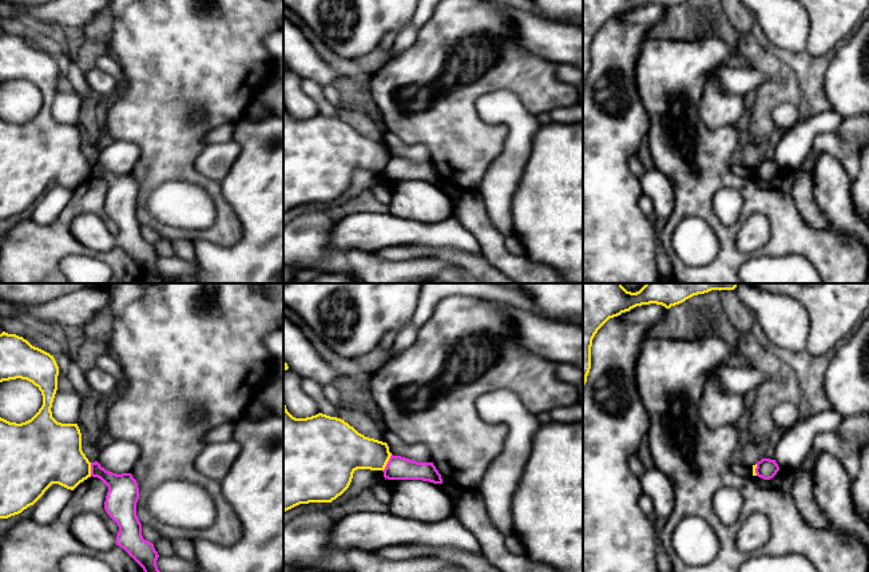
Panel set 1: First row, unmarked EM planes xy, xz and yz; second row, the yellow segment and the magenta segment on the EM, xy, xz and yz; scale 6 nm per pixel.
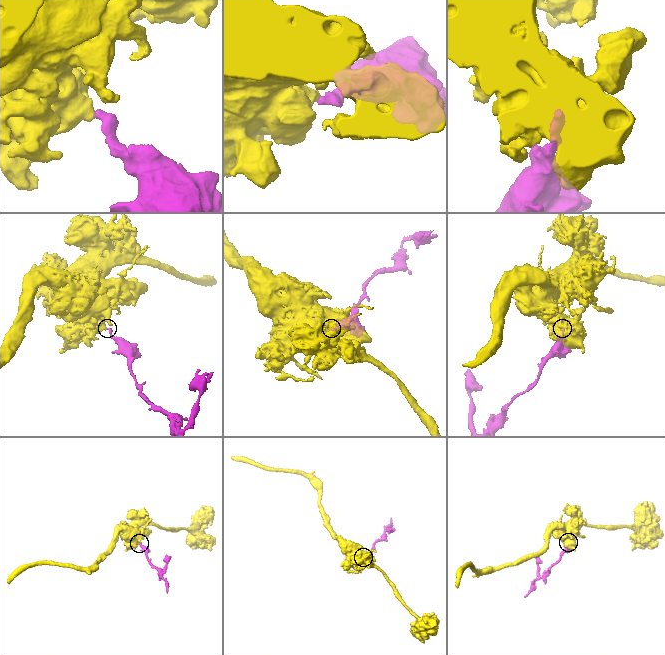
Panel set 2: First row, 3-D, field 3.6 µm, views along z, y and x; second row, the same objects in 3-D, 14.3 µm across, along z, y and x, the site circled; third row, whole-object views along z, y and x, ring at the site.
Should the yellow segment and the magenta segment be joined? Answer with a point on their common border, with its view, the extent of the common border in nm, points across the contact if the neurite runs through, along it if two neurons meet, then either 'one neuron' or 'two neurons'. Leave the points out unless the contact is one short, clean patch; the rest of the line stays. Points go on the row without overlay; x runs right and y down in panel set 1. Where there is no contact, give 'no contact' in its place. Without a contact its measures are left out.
contact xz (387, 163); length 120 nm; border xz (392, 155), (383, 171); two neurons

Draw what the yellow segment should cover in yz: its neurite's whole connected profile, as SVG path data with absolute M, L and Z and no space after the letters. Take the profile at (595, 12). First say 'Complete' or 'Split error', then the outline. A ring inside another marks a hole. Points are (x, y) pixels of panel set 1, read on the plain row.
Complete. M583 0L583 91L591 69L591 47L598 31L614 17L642 5L656 4L666 9L686 0Z

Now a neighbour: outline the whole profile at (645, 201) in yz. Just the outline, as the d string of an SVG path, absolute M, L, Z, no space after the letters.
M642 191L638 203L639 203L643 214L648 219L654 219L654 203L652 203L651 198Z

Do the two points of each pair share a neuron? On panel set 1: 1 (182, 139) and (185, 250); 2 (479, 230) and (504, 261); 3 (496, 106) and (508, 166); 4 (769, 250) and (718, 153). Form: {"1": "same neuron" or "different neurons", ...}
{"1": "different neurons", "2": "same neuron", "3": "same neuron", "4": "same neuron"}

